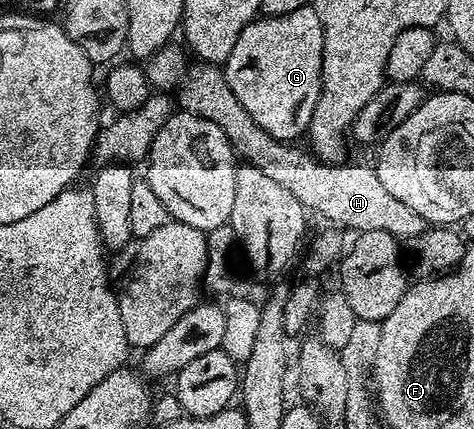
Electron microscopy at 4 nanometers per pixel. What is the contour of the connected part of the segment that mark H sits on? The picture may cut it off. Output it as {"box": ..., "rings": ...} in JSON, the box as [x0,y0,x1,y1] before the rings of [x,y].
{"box":[146,46,429,242],"rings":[[[168,46],[157,50],[155,55],[146,61],[147,82],[152,89],[163,94],[171,94],[174,93],[174,88],[179,88],[177,104],[182,111],[192,112],[197,118],[205,118],[205,122],[213,122],[213,126],[217,126],[225,134],[225,138],[231,143],[236,157],[242,163],[251,164],[261,170],[265,177],[273,178],[274,181],[285,186],[308,213],[316,212],[317,215],[324,216],[331,223],[328,225],[334,226],[336,229],[348,230],[347,228],[352,228],[352,233],[355,234],[369,230],[385,230],[385,234],[393,234],[400,242],[410,241],[412,237],[420,236],[422,232],[427,231],[429,227],[427,221],[421,218],[421,214],[417,214],[417,210],[411,209],[405,202],[400,202],[383,185],[381,178],[377,178],[374,167],[370,163],[325,164],[316,160],[310,151],[304,150],[302,152],[301,149],[295,148],[299,146],[294,143],[284,142],[265,134],[265,130],[261,130],[261,126],[257,126],[257,122],[253,122],[253,118],[249,118],[245,106],[241,106],[241,102],[237,102],[237,94],[233,94],[233,90],[229,90],[229,82],[223,77],[222,67],[206,62],[194,62],[195,64],[187,65],[188,53],[186,51],[183,53],[181,49],[175,47]]]}

